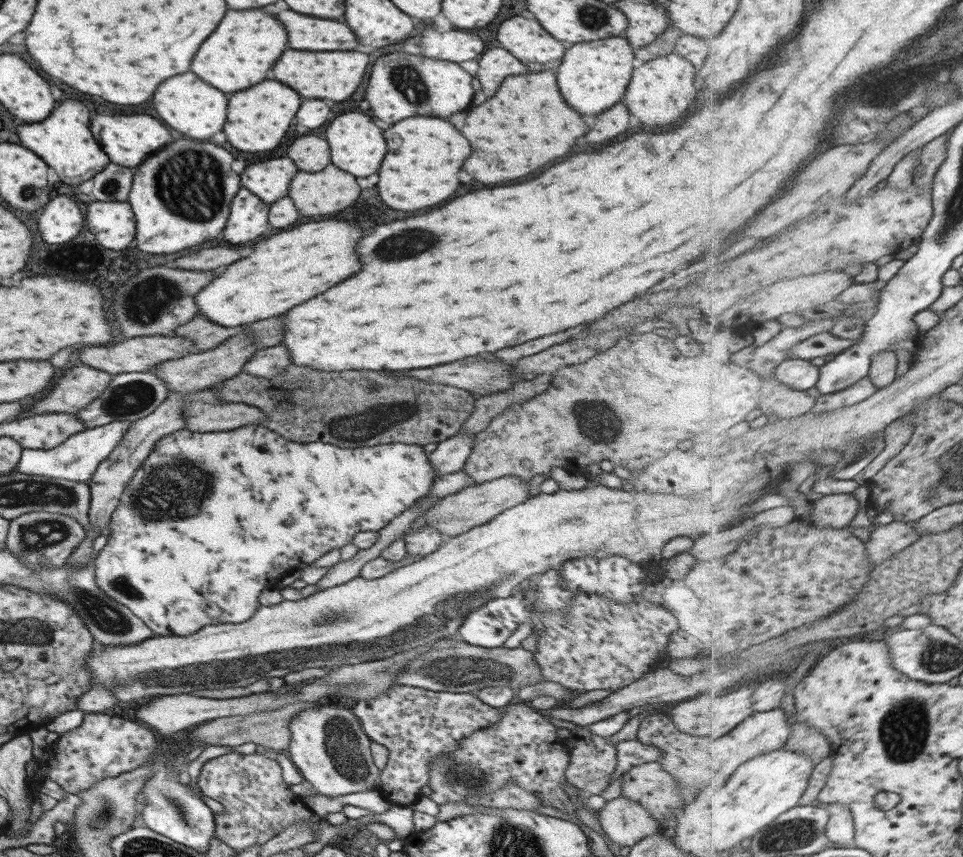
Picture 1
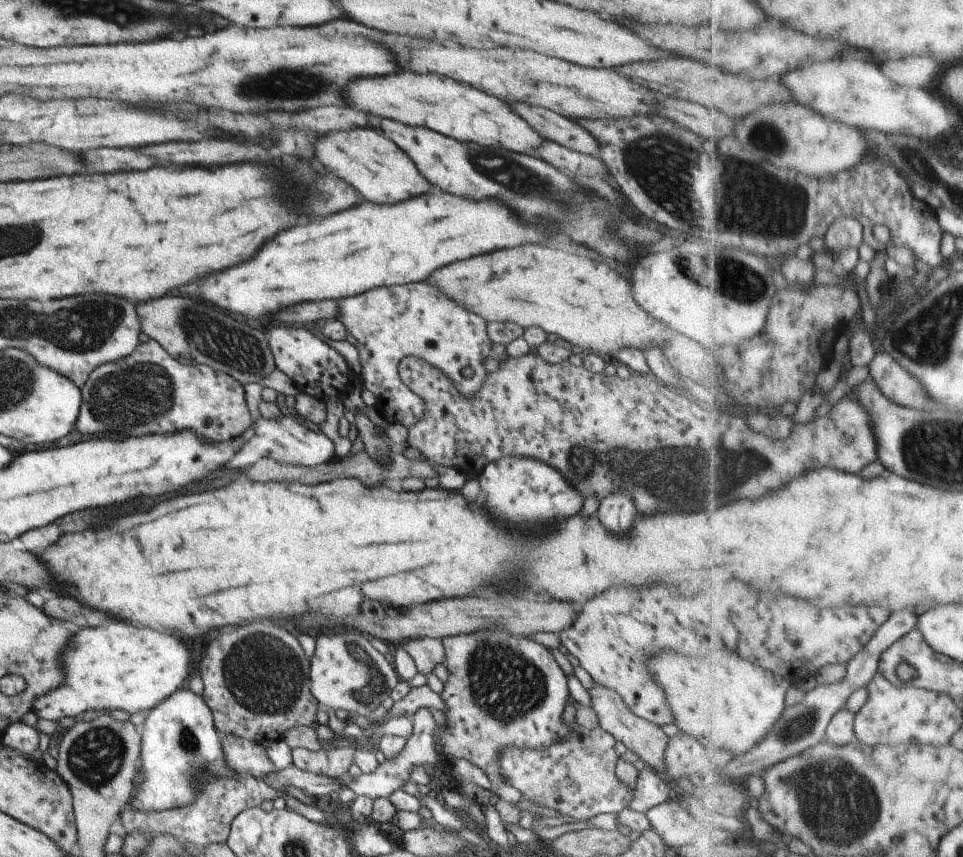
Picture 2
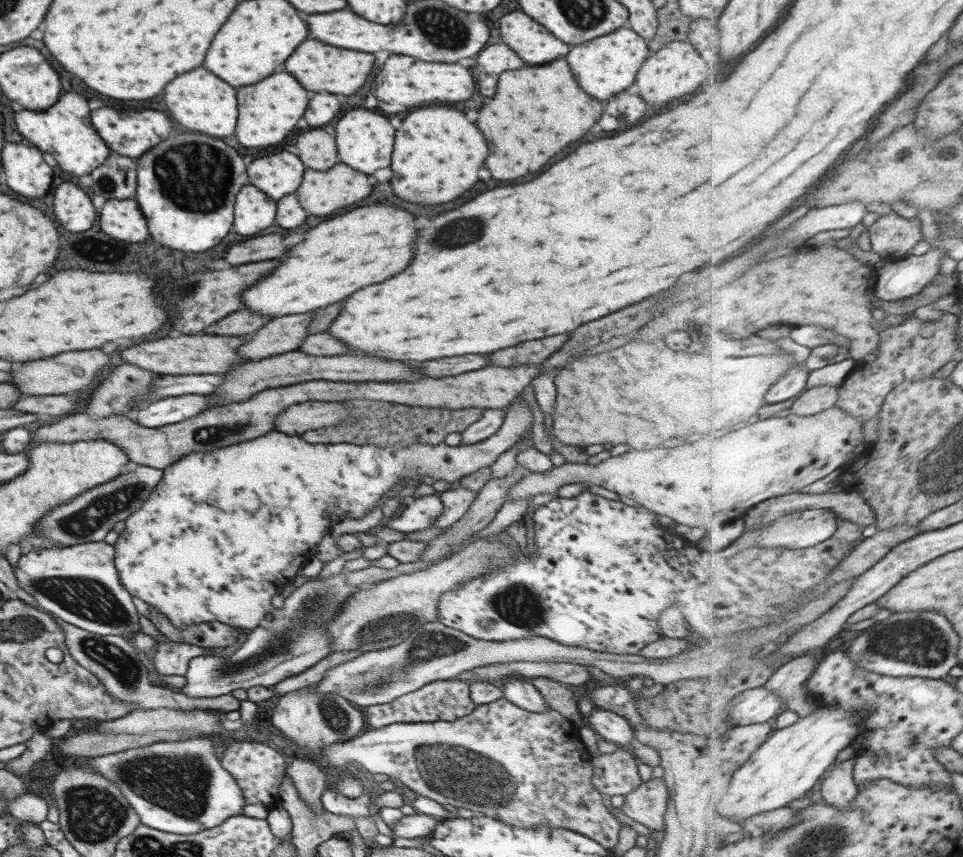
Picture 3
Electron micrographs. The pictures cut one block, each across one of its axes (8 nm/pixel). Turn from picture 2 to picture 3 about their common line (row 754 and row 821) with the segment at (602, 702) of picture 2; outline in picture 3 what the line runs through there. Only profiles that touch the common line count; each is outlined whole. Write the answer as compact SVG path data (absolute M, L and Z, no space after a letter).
M654 778L641 782L629 794L625 794L625 802L621 812L639 822L649 830L663 830L665 809L669 793L663 779Z

